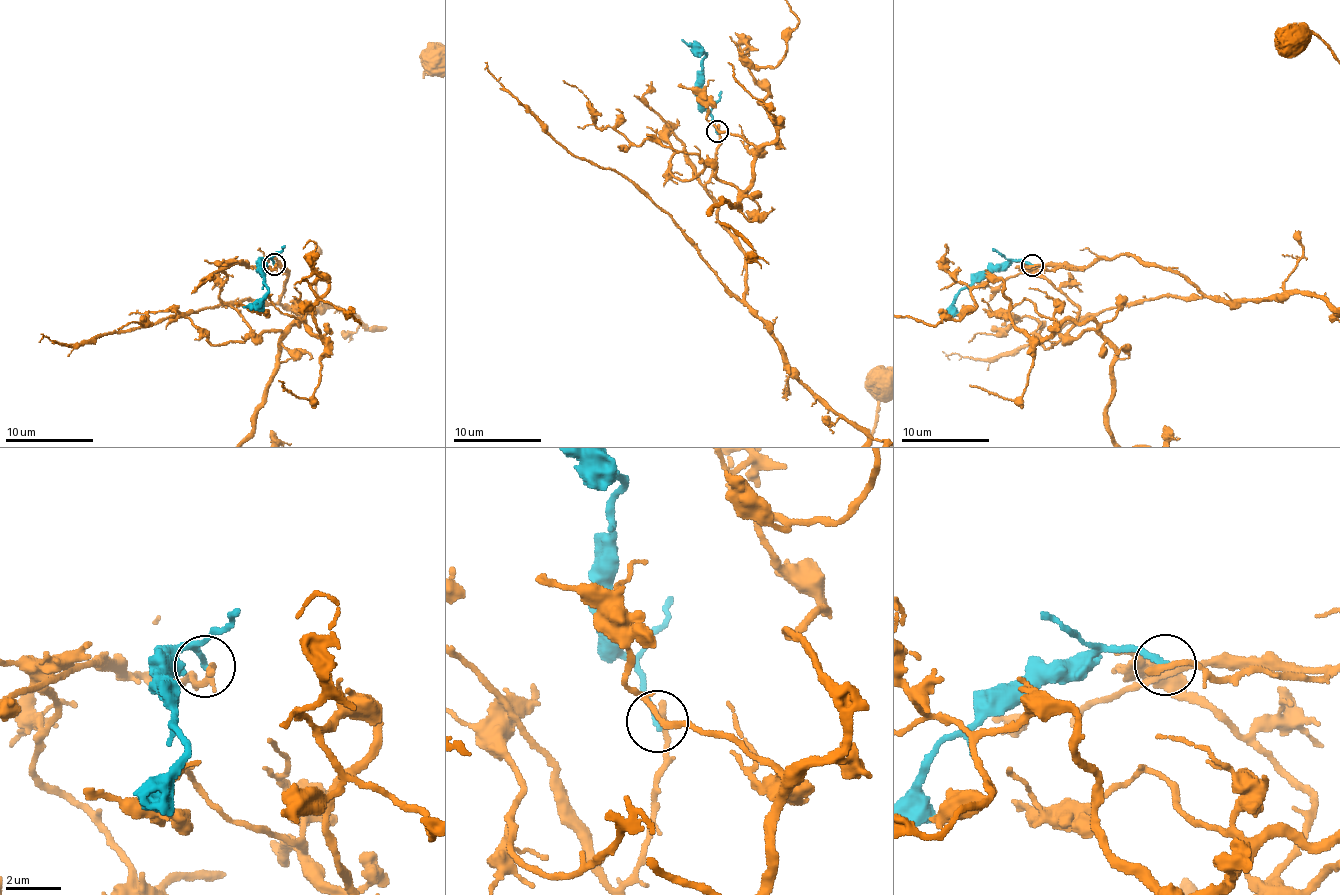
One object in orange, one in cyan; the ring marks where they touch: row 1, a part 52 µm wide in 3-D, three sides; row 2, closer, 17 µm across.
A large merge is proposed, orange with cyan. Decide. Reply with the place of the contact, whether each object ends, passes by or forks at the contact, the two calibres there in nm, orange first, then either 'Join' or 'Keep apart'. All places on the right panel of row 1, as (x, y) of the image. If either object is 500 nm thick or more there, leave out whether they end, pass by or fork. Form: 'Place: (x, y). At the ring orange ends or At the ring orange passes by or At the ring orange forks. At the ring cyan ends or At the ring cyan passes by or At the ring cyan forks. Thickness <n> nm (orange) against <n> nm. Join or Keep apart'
Place: (1032, 265). At the ring orange ends. At the ring cyan ends. Thickness 280 nm (orange) against 240 nm. Keep apart

